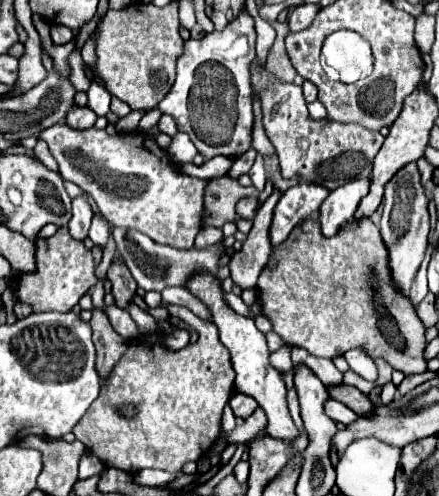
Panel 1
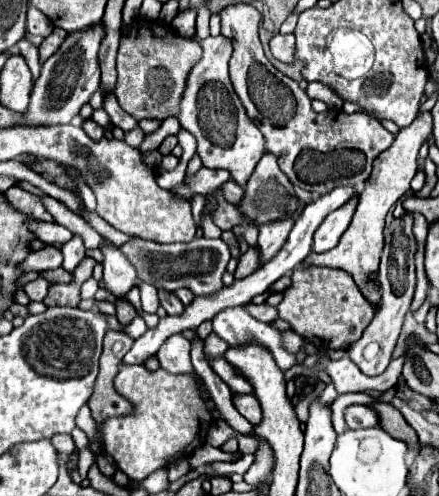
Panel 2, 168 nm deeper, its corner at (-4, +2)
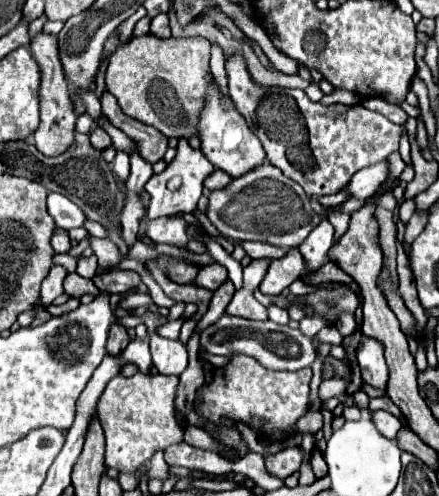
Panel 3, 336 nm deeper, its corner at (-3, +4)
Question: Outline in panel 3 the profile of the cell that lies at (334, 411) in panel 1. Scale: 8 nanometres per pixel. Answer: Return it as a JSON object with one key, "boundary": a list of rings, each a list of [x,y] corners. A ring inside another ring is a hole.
{"boundary":[[[374,410],[370,412],[370,420],[374,422],[374,426],[390,440],[396,438],[396,432],[400,430],[402,422],[398,418],[394,418],[390,412],[384,412],[384,410]]]}

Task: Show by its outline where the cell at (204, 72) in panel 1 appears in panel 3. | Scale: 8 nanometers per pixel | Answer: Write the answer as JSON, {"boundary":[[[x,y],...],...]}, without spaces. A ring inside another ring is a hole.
{"boundary":[[[208,74],[204,110],[200,112],[196,128],[198,128],[198,136],[202,140],[204,156],[216,168],[224,170],[232,178],[238,178],[238,176],[246,174],[248,170],[260,166],[266,160],[266,154],[264,154],[264,148],[260,146],[260,140],[256,138],[256,134],[252,134],[250,126],[244,122],[244,116],[236,110],[232,98],[228,98],[226,94],[220,92],[220,88],[218,88],[218,84],[216,84],[212,74]]]}

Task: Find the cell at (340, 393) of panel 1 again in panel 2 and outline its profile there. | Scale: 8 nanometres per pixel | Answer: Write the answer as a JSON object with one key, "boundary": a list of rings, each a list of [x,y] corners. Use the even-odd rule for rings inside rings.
{"boundary":[[[381,402],[377,404],[377,412],[381,416],[381,428],[391,434],[393,438],[397,440],[403,440],[409,448],[411,446],[417,446],[419,440],[417,440],[417,434],[413,432],[413,428],[409,428],[409,424],[405,422],[405,418],[387,402]]]}

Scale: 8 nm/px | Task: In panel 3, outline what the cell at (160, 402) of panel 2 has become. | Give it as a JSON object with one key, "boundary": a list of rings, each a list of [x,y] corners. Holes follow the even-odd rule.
{"boundary":[[[134,374],[132,378],[116,376],[108,382],[98,400],[96,414],[106,434],[106,466],[118,472],[136,474],[158,452],[184,440],[184,426],[174,406],[178,376]]]}

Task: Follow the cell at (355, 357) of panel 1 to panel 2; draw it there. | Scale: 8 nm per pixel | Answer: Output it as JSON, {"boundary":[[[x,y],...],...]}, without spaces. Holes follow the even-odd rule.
{"boundary":[[[407,212],[401,220],[393,220],[391,226],[385,228],[385,248],[381,256],[381,268],[379,268],[379,280],[381,280],[381,296],[383,304],[377,310],[375,318],[363,332],[363,336],[351,344],[349,348],[349,358],[359,366],[359,370],[367,376],[379,376],[385,372],[385,368],[391,362],[403,316],[409,312],[411,300],[413,300],[413,290],[415,290],[415,238],[413,238],[413,214]]]}

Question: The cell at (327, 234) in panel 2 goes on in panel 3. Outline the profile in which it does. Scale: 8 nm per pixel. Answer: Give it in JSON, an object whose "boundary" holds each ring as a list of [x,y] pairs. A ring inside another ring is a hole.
{"boundary":[[[322,220],[312,234],[308,234],[308,238],[298,246],[300,254],[304,256],[308,270],[318,270],[322,264],[328,262],[328,250],[334,244],[334,226],[326,220]]]}

